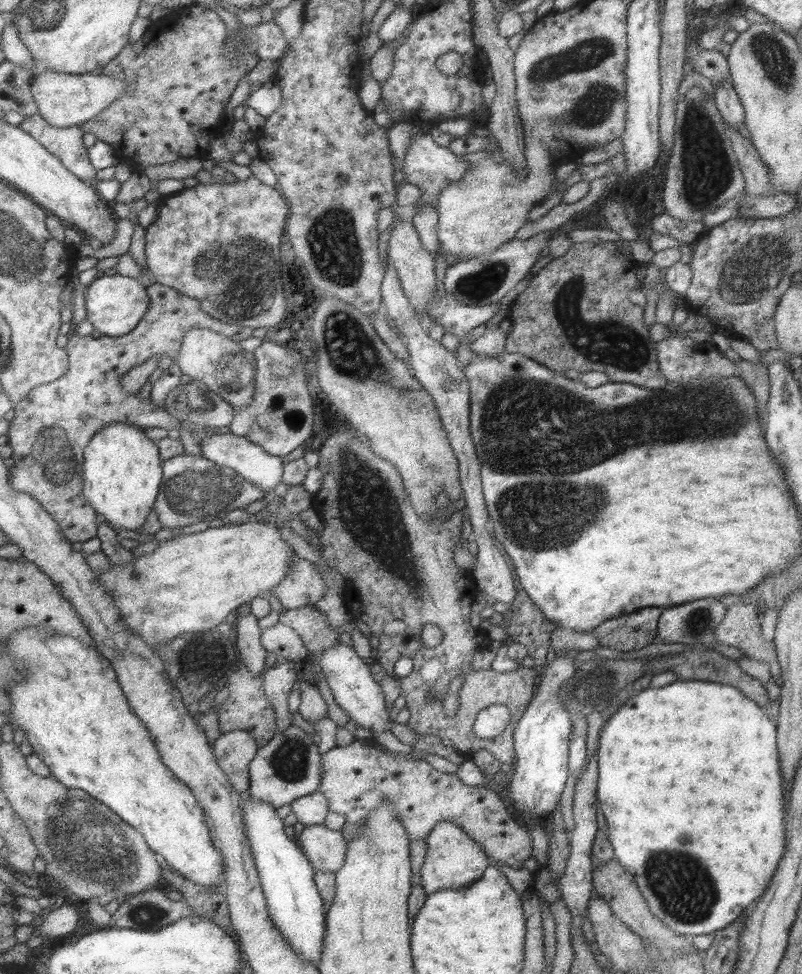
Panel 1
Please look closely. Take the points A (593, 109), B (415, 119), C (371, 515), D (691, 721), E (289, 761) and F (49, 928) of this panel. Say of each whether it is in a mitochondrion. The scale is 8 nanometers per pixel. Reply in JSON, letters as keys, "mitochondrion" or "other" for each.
{"A":"mitochondrion","B":"other","C":"mitochondrion","D":"other","E":"mitochondrion","F":"other"}

